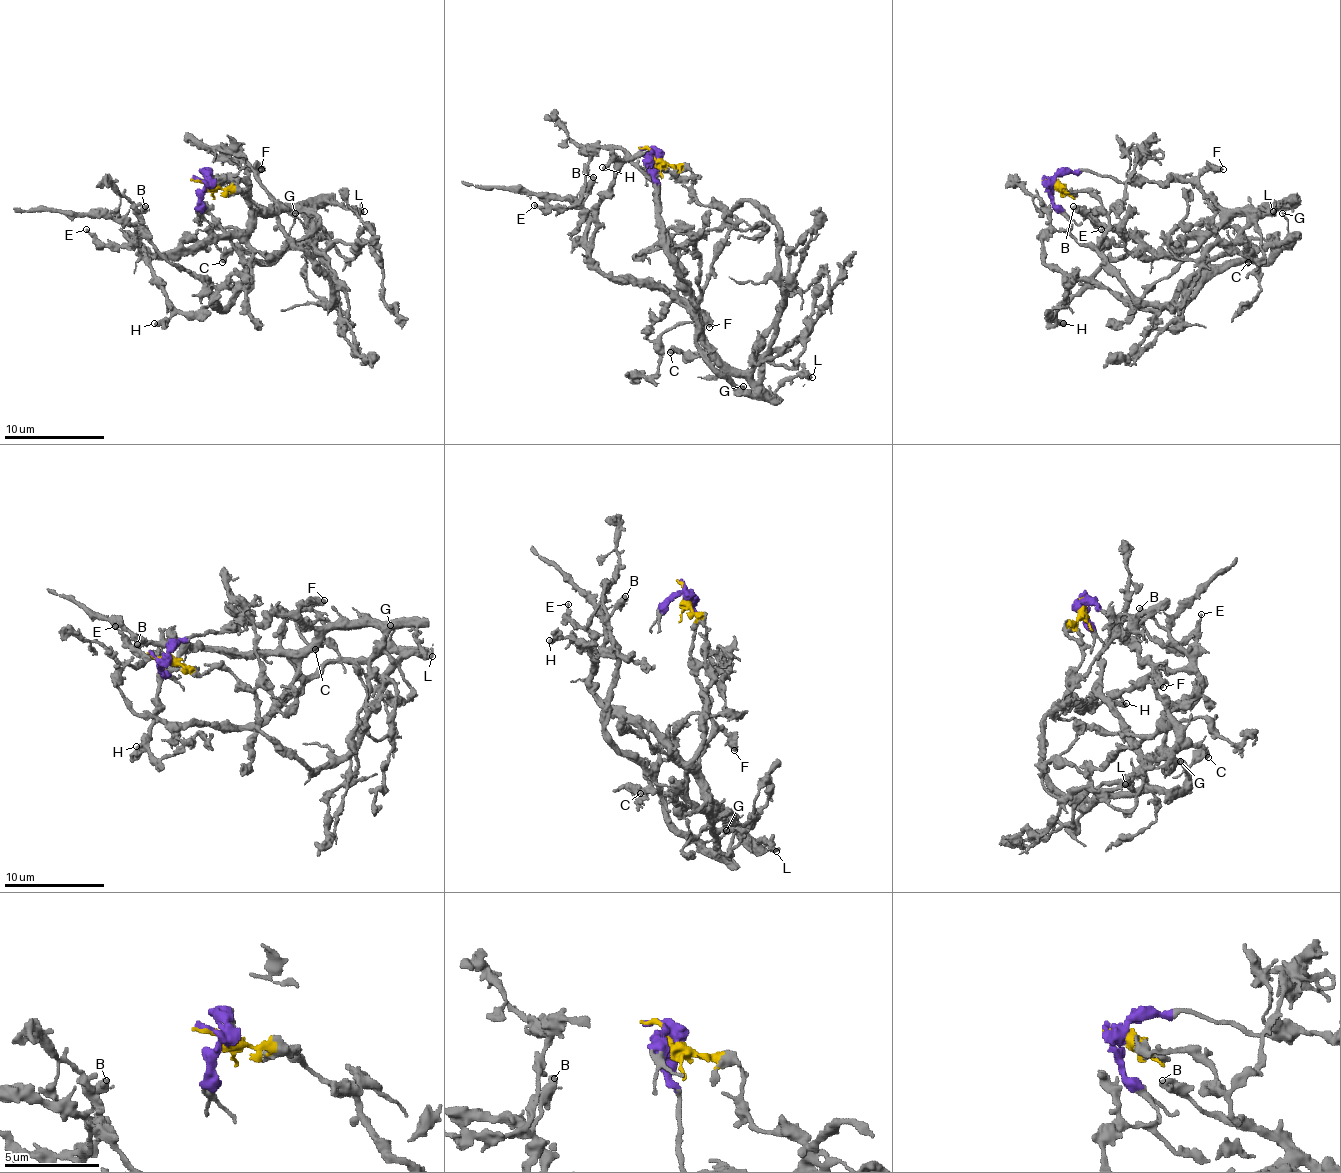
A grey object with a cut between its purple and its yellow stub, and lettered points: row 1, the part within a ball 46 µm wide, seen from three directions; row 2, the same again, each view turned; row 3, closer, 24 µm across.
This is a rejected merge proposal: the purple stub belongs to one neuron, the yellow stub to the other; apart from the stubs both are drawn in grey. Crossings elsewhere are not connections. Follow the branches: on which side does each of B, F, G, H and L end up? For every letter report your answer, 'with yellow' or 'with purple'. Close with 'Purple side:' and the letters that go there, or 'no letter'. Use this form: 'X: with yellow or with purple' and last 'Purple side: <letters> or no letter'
B: with purple
F: with purple
G: with yellow
H: with purple
L: with purple
Purple side: B, F, H, L

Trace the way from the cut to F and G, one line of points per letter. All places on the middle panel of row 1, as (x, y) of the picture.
F: (654, 154), (662, 247), (679, 269), (679, 284), (709, 327)
G: (654, 154), (684, 166), (704, 204), (750, 202), (777, 229), (772, 345), (760, 382), (742, 385)

